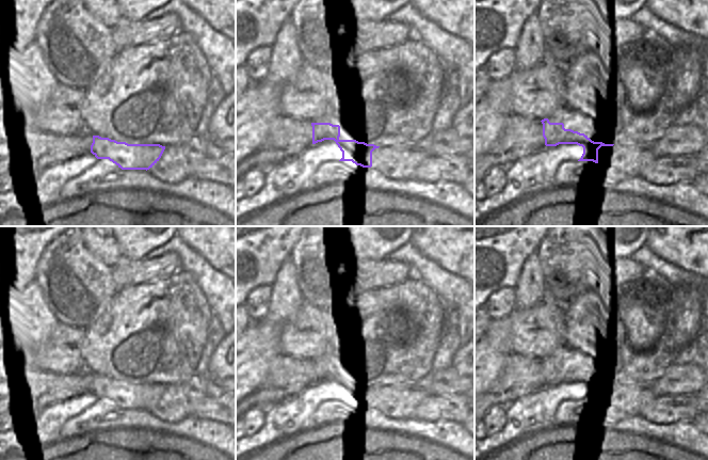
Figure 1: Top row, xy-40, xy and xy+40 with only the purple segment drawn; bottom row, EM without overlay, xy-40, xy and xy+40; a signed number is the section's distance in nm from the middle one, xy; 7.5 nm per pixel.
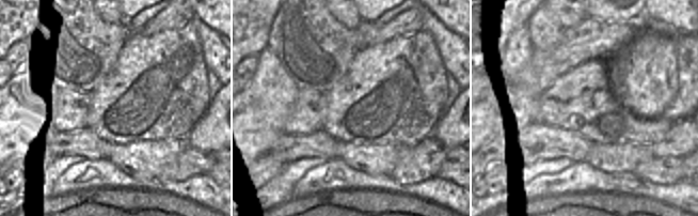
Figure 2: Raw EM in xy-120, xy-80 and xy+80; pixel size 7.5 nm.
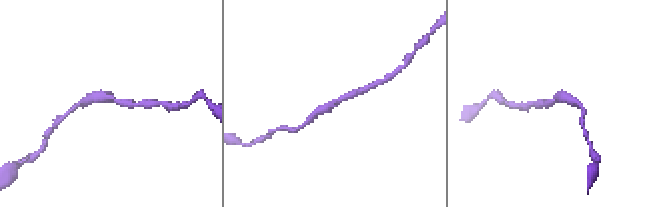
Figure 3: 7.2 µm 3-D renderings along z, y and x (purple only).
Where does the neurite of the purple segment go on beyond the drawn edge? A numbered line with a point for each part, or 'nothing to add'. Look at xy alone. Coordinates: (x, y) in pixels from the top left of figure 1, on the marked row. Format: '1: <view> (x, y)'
nothing to add

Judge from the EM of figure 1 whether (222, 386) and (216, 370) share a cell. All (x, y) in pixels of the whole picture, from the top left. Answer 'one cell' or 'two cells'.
two cells

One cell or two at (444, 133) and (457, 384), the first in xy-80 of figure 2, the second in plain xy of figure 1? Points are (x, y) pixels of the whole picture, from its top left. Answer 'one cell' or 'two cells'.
two cells

